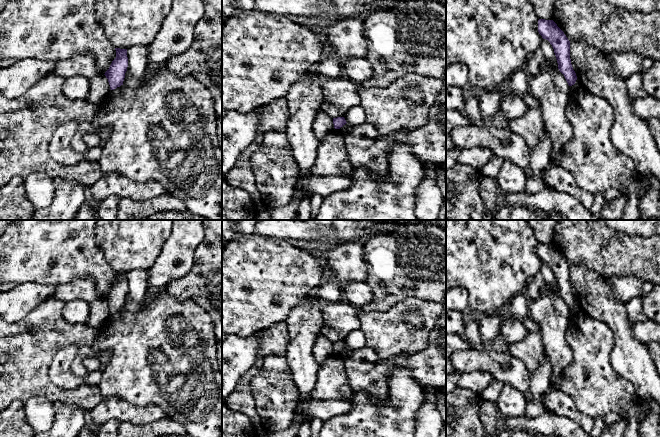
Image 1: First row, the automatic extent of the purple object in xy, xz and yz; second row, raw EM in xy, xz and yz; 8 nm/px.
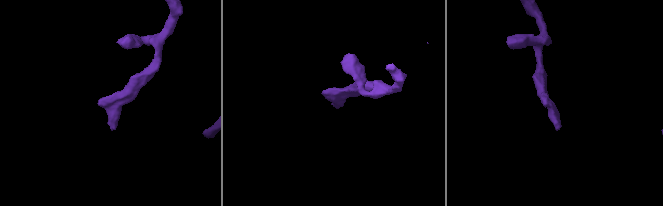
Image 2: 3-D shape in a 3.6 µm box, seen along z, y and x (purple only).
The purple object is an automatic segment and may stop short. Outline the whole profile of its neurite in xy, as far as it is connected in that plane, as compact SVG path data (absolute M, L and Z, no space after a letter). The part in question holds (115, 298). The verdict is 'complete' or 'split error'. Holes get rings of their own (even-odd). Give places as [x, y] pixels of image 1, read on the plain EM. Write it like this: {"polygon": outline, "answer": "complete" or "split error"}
{"polygon": "M115 272L115 274L116 282L112 285L109 293L104 298L108 303L111 314L123 309L128 291L127 273Z", "answer": "complete"}

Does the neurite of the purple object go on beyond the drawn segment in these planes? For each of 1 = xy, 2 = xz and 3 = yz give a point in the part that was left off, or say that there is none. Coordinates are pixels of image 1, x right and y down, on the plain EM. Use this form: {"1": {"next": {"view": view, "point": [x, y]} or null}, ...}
{"1": {"next": null}, "2": {"next": null}, "3": {"next": null}}

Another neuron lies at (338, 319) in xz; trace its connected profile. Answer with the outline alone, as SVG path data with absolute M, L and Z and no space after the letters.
M344 300L326 305L322 308L320 334L331 342L344 341L351 331L361 327L357 311L357 307Z

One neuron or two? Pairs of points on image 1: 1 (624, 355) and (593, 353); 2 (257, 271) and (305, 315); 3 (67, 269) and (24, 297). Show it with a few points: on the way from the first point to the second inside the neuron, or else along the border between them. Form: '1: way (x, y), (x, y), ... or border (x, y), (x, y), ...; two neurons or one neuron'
1: border (612, 331), (613, 349), (610, 364), (619, 376); two neurons
2: border (308, 296), (292, 309), (285, 320); two neurons
3: border (19, 285), (25, 282), (39, 282), (55, 287); two neurons

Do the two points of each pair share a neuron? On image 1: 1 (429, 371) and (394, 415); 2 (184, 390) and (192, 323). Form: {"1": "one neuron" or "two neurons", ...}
{"1": "two neurons", "2": "one neuron"}

